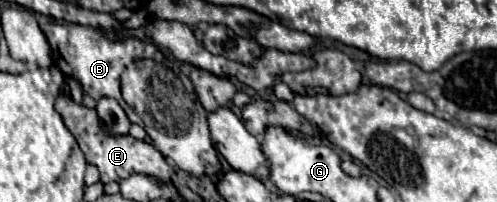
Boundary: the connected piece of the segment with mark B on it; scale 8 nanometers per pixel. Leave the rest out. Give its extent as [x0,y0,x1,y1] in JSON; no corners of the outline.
[42,22,158,128]

